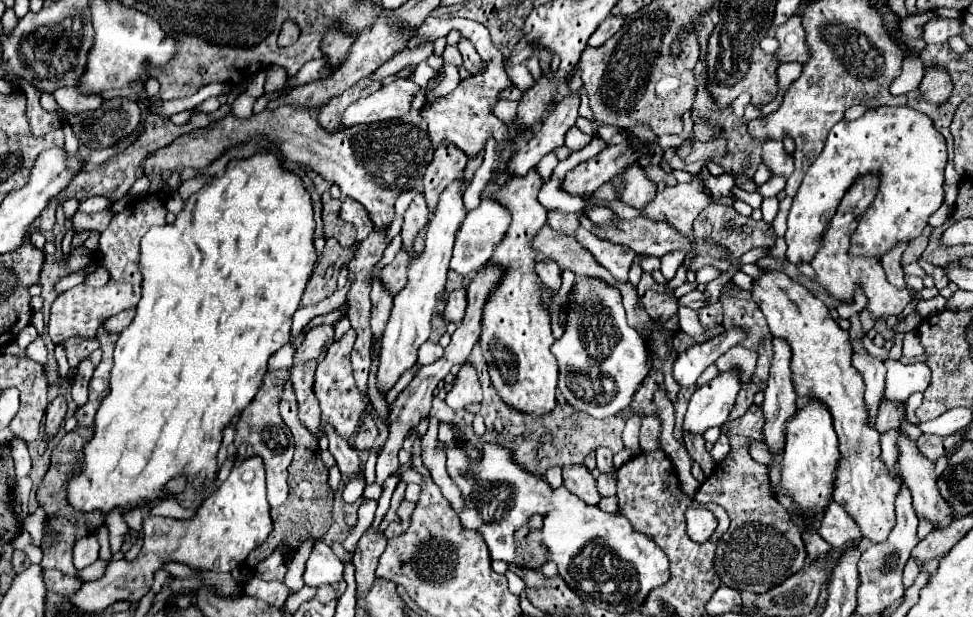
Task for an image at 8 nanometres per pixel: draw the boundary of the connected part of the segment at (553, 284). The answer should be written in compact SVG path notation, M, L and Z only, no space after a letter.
M552 259L540 261L540 263L536 265L536 273L540 275L544 289L548 289L548 291L552 291L552 293L556 293L556 291L560 289L560 283L562 283L562 281L560 281L560 267L556 265L556 261L552 261Z

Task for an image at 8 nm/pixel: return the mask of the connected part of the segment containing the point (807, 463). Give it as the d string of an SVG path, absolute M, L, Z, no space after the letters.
M806 399L802 407L796 409L796 413L786 421L786 447L784 447L784 459L782 459L782 495L780 503L784 507L796 507L800 513L814 513L816 519L820 519L818 511L826 507L826 503L832 499L832 481L834 471L838 465L838 437L834 435L830 411L824 403L818 403L818 399Z

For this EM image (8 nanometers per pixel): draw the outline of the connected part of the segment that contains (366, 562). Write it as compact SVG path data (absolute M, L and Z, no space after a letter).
M368 527L364 535L358 541L358 547L354 551L354 567L356 567L356 581L358 581L358 593L356 597L364 597L374 581L374 571L378 565L380 555L386 549L386 535L378 527Z

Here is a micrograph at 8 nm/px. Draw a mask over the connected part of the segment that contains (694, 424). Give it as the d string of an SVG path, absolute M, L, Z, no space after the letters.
M738 367L722 371L706 385L696 387L684 417L684 431L704 433L708 427L720 427L732 411L740 387L742 379Z

